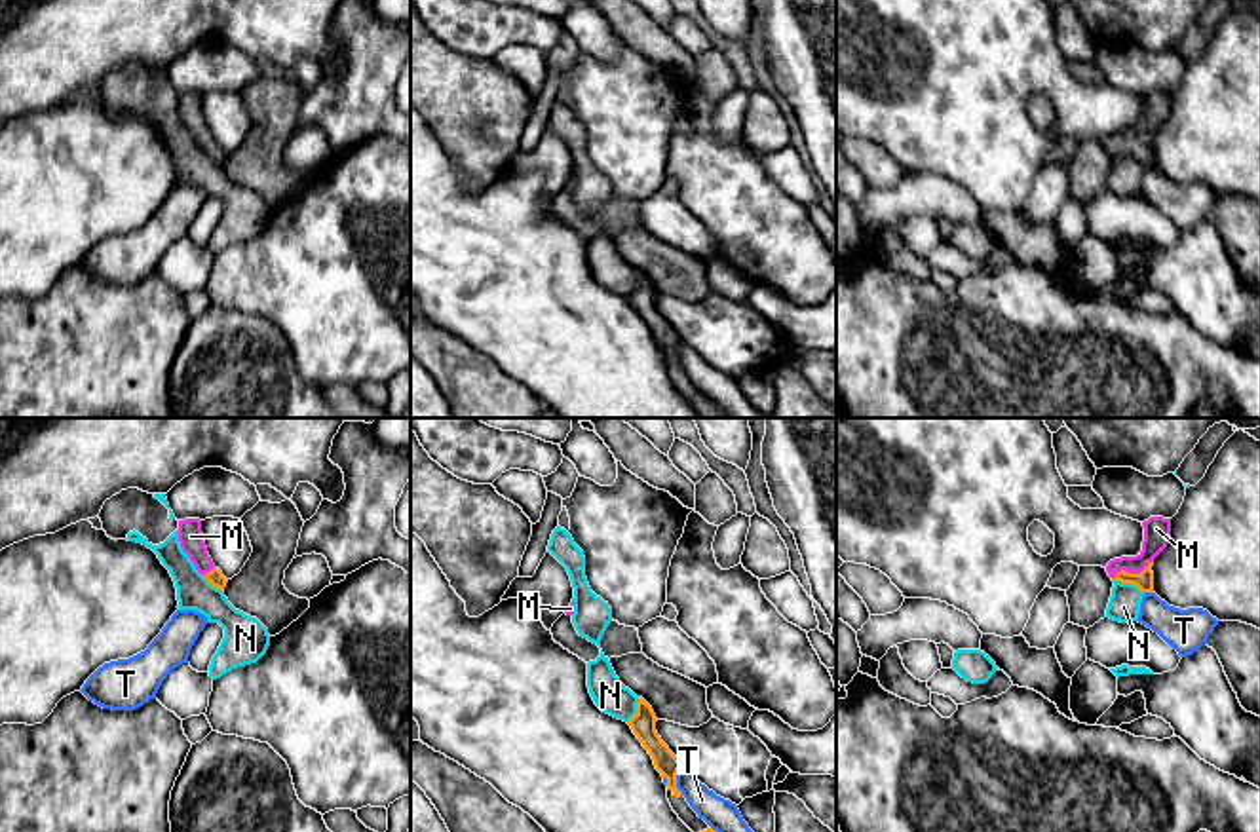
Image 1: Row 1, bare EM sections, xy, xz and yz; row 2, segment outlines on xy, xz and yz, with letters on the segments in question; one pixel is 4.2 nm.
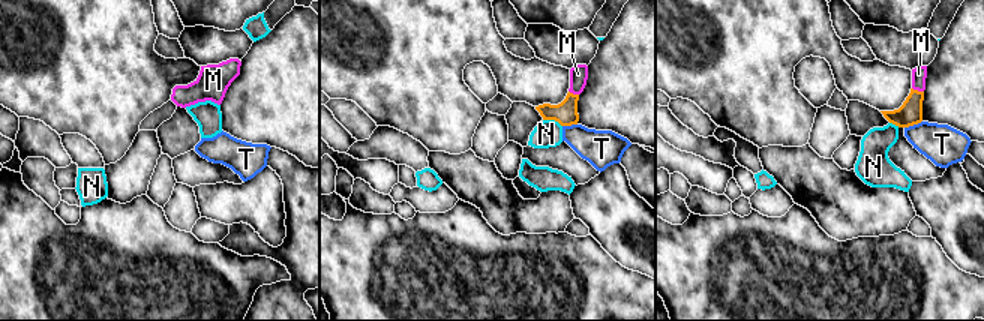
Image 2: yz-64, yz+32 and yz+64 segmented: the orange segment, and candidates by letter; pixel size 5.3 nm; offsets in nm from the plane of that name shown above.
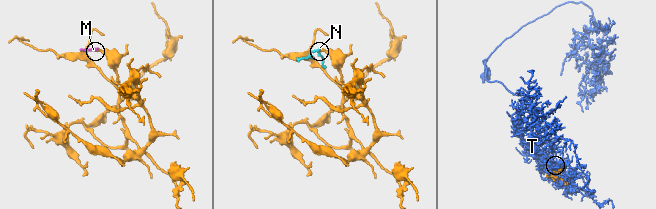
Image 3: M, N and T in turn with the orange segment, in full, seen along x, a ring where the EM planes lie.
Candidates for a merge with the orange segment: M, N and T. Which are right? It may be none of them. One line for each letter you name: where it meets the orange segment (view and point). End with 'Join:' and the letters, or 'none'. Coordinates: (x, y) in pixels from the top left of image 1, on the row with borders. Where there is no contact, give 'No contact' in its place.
M: Touches orange at yz (1131, 574)
Join: M

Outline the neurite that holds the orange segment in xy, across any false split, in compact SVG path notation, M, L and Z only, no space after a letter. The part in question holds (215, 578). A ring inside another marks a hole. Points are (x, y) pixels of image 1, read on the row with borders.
M184 519L179 520L179 541L182 551L190 557L196 570L217 589L224 589L228 579L222 572L213 564L203 534L201 534L201 520L200 519Z

